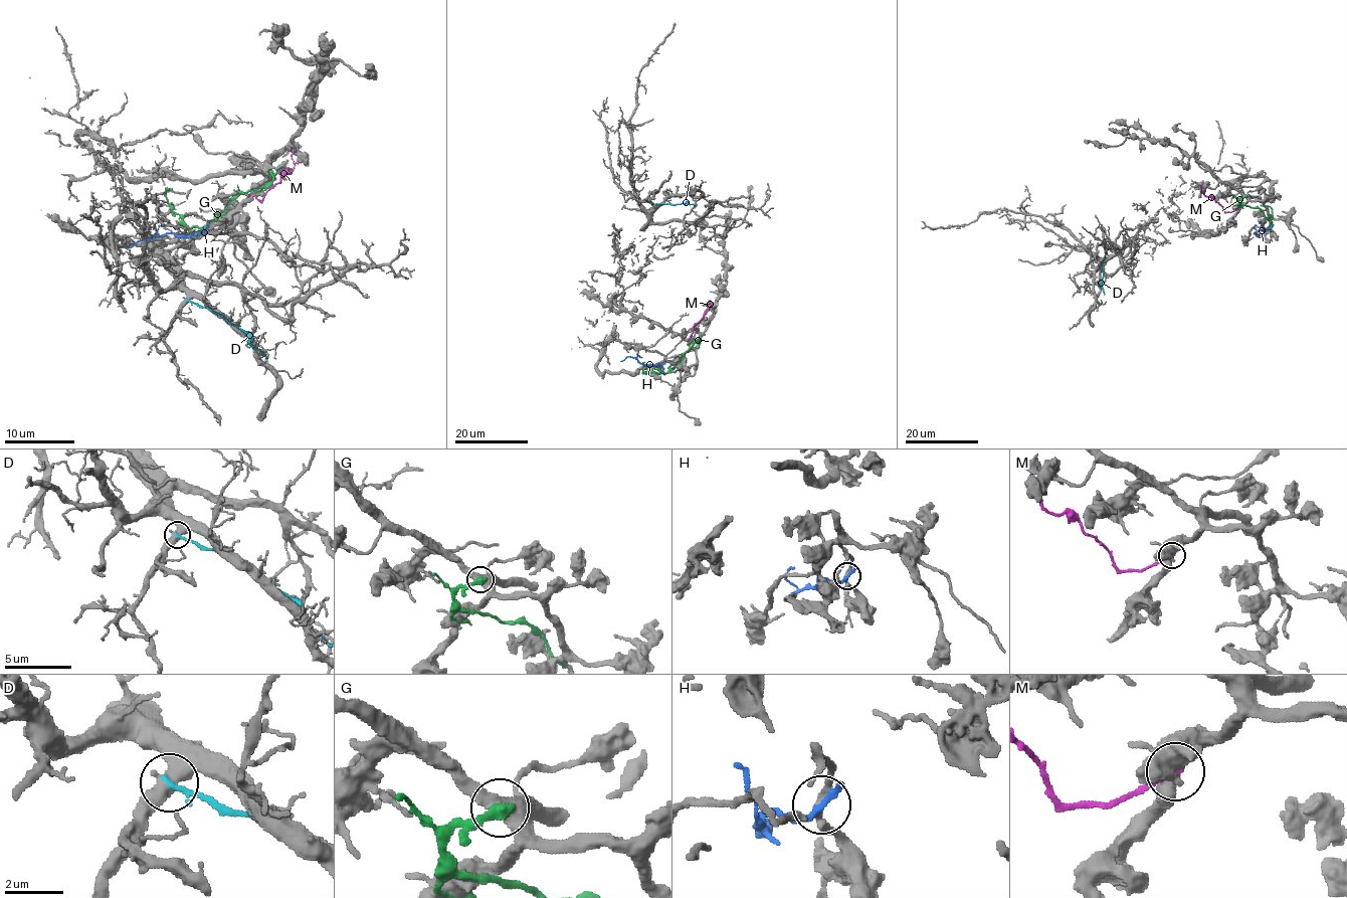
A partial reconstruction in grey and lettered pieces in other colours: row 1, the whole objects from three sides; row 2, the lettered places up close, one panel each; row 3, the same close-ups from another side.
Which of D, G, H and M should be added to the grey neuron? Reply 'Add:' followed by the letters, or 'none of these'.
Add: none of these

